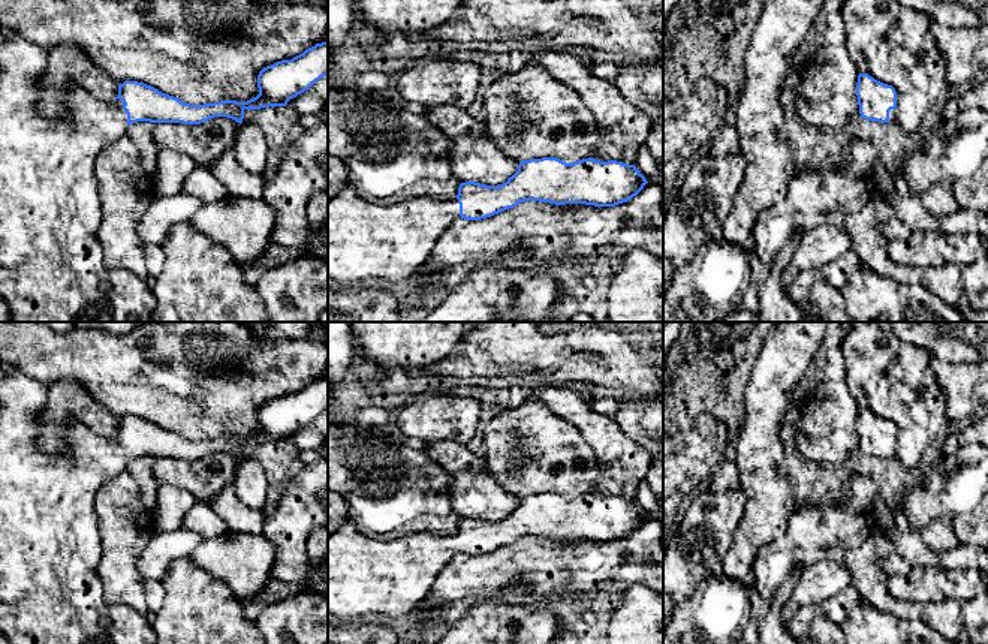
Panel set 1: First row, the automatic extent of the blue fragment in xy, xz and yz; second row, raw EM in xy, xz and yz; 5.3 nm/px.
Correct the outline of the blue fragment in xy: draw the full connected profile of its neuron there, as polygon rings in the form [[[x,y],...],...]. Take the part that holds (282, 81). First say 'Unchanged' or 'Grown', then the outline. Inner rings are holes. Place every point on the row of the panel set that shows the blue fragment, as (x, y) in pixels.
Grown. [[[7,31],[0,46],[0,297],[9,307],[10,322],[153,322],[157,303],[151,282],[124,268],[111,268],[105,261],[99,234],[99,181],[94,172],[99,153],[138,121],[201,124],[214,117],[228,117],[241,124],[246,109],[286,106],[328,75],[328,40],[292,60],[263,67],[257,75],[259,94],[247,102],[190,105],[138,81],[124,81],[118,85],[115,99],[100,100],[69,76],[63,97],[69,112],[61,120],[48,120],[37,111],[37,81],[48,73],[46,57],[48,51],[18,33]]]

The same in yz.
Grown. [[[868,73],[858,75],[856,96],[859,114],[865,120],[879,123],[897,123],[897,91]]]

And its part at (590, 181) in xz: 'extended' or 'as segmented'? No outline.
extended

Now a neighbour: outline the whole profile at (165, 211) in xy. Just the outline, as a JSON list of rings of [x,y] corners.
[[[184,192],[156,196],[141,217],[136,234],[144,244],[162,246],[168,231],[180,222],[190,220],[201,207],[202,204],[196,198]]]

